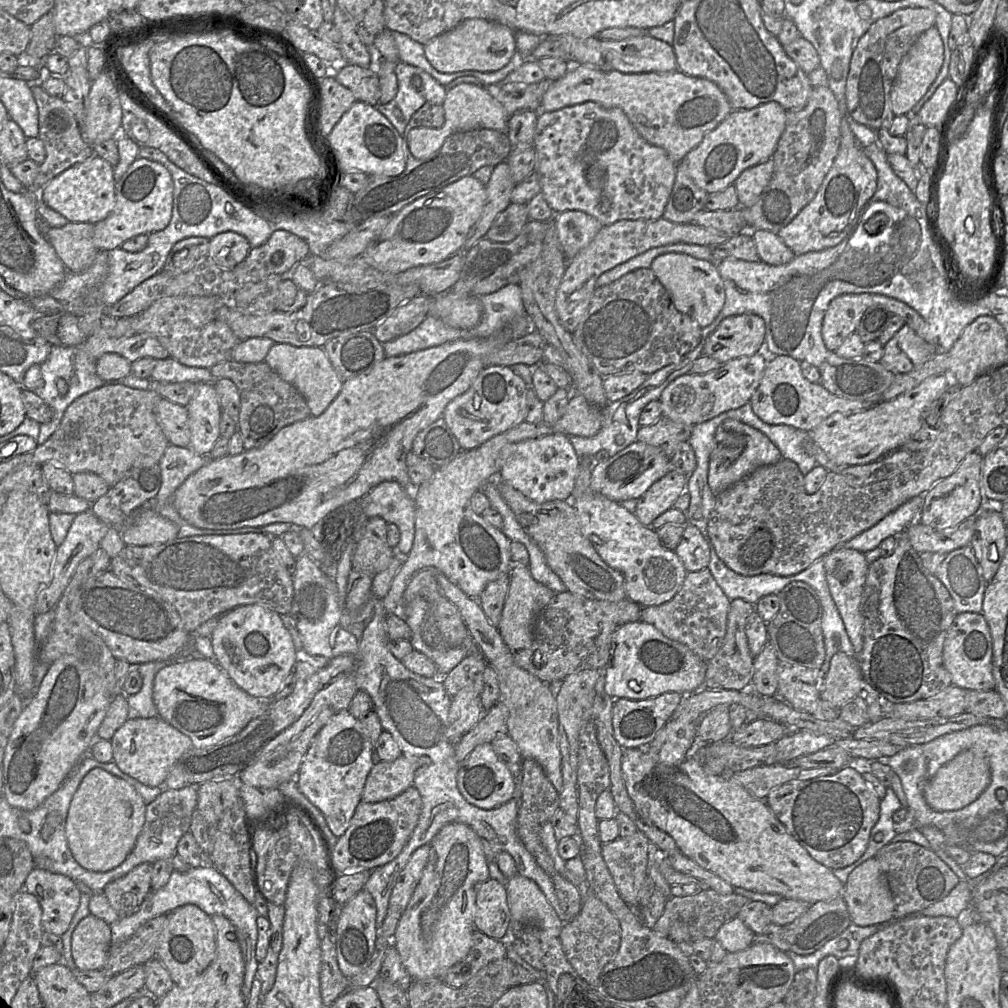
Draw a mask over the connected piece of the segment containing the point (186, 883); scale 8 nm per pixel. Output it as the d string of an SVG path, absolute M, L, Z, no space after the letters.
M203 864L199 867L190 868L186 872L174 870L164 887L159 890L150 891L138 911L129 917L118 918L111 925L112 944L121 943L129 939L146 922L156 917L167 915L176 908L187 904L198 906L210 917L216 915L224 916L234 925L245 963L244 981L241 992L247 1005L253 981L258 977L259 962L256 958L256 946L258 942L257 918L259 915L255 906L250 904L212 864Z

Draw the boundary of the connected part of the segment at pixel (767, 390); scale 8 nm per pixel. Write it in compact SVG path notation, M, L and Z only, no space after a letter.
M770 355L761 381L750 398L750 404L755 415L767 424L788 425L810 432L833 413L866 410L874 403L836 396L820 382L808 381L801 372L798 360L785 355Z

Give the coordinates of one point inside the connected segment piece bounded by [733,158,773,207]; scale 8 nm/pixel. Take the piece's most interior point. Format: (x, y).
(751, 182)

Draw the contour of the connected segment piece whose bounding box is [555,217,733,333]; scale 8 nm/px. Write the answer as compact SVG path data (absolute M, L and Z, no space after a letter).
M664 217L655 220L621 220L603 226L593 240L567 263L555 299L555 308L560 323L572 333L590 306L599 276L632 257L651 248L672 243L722 244L731 236L733 235L713 228L704 228L693 223L675 223Z

